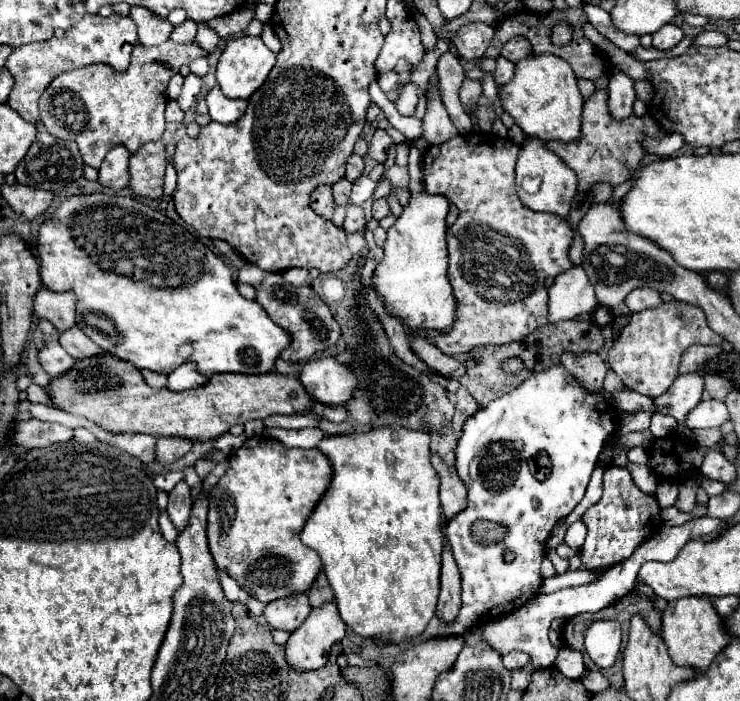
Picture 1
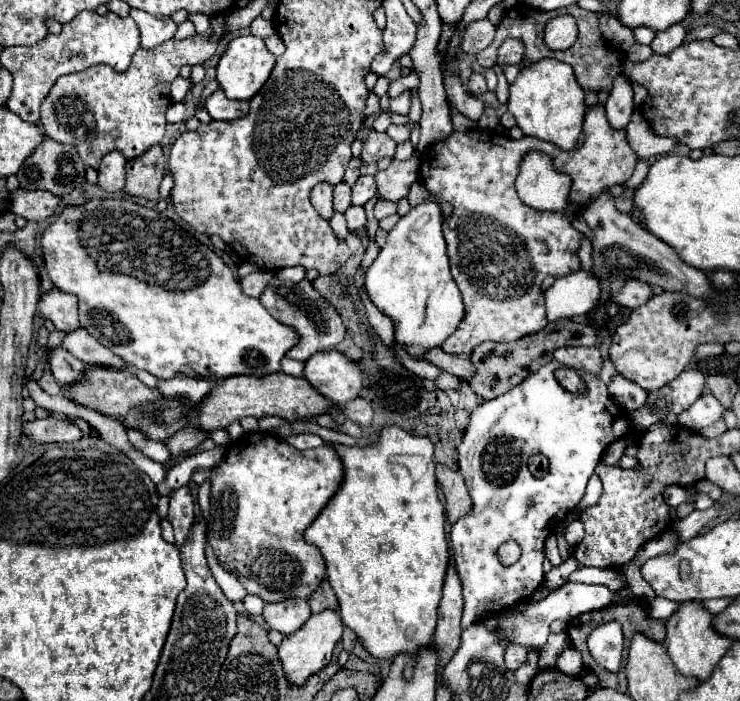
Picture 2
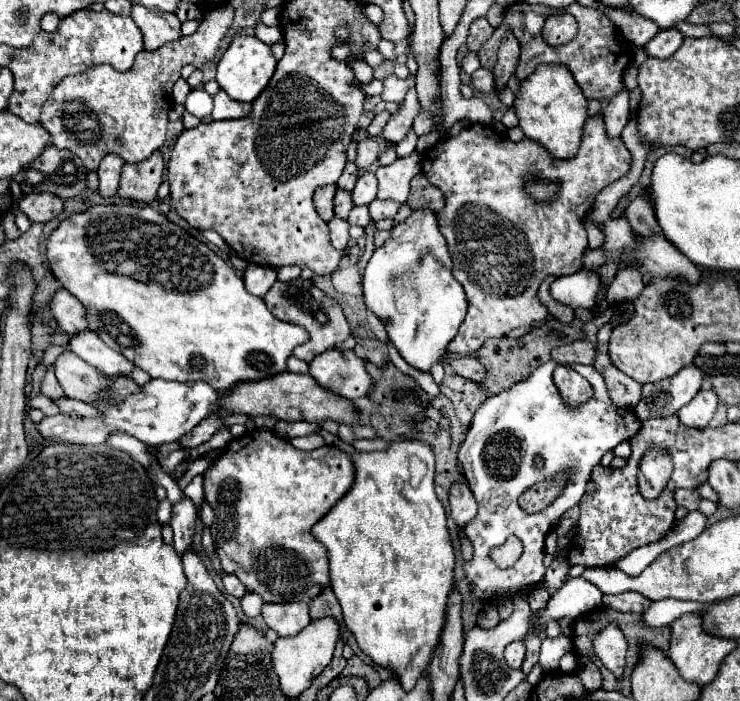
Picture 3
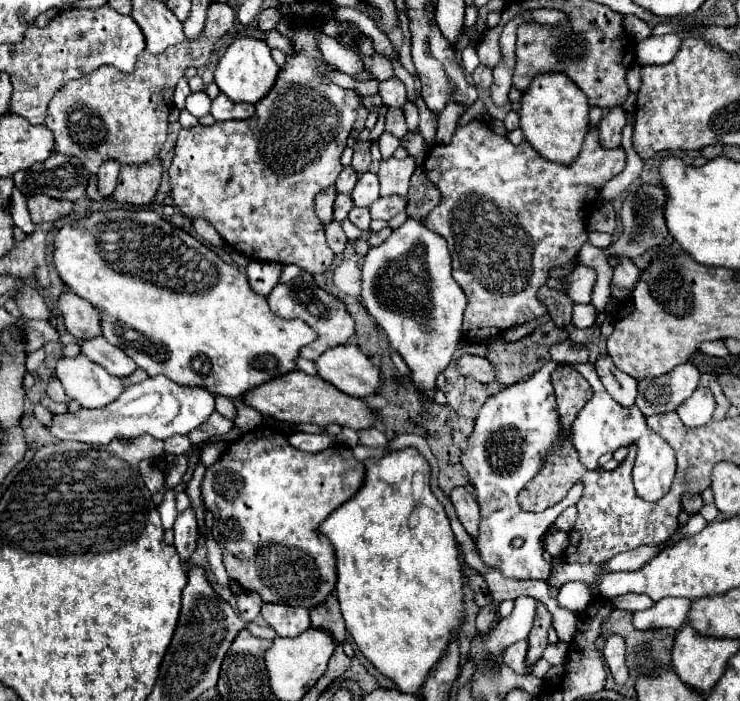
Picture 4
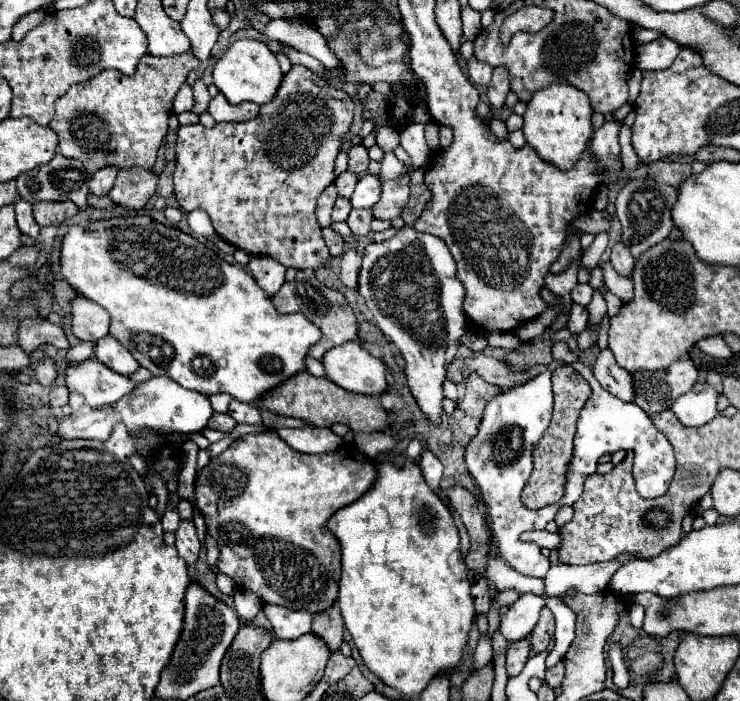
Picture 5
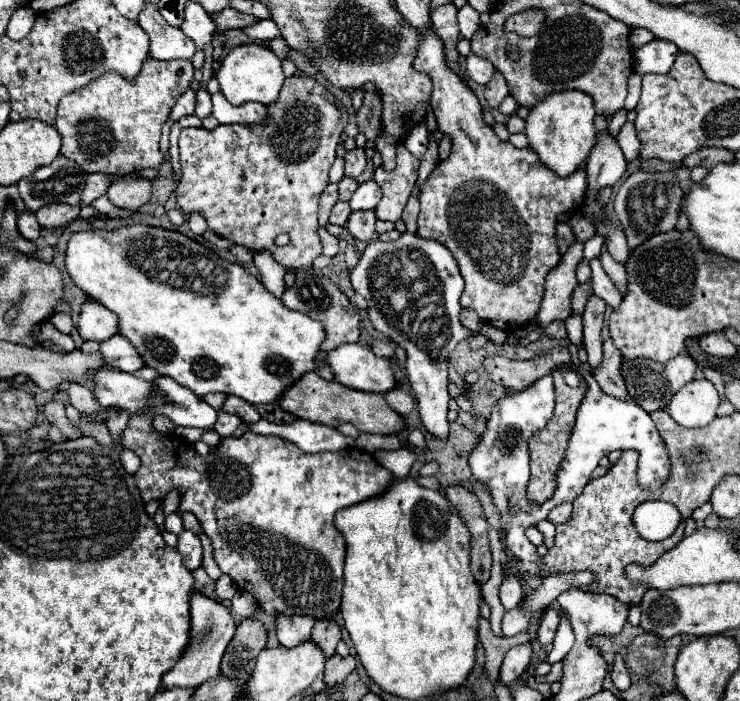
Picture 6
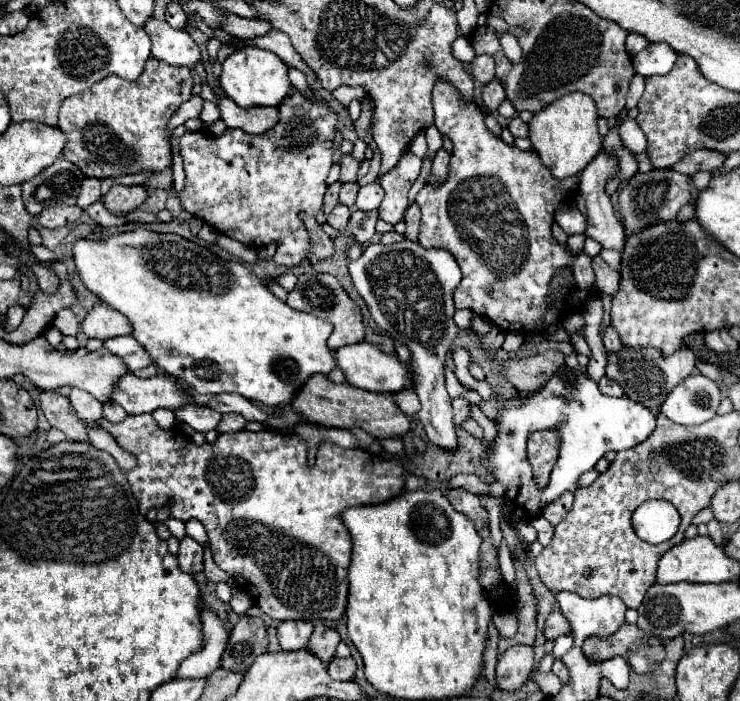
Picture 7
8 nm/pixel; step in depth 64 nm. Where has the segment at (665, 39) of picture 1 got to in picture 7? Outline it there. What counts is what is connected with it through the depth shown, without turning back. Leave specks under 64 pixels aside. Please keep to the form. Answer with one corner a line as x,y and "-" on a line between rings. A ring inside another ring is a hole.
652,42
642,52
634,56
634,70
640,76
668,74
676,62
678,54
664,42

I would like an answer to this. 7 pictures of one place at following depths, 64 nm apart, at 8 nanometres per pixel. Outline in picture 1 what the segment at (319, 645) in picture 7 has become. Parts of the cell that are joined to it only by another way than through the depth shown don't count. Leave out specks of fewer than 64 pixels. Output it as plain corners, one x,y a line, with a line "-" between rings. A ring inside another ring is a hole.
320,572
320,574
316,576
314,584
312,584
310,590
308,590
308,598
310,598
312,608
316,608
316,606
320,606
320,604
324,604
324,602
332,602
332,600
334,600
334,592
332,592
332,588
330,588
324,572

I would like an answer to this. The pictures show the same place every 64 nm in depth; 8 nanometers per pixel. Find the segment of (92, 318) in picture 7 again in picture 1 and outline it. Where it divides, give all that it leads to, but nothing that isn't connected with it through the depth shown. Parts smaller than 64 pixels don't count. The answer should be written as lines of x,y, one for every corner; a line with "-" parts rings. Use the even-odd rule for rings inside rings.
40,288
34,296
34,304
32,304
32,312
36,318
46,318
48,322
54,324
56,330
64,330
74,326
74,308
76,306
76,298
74,292
52,292
48,288

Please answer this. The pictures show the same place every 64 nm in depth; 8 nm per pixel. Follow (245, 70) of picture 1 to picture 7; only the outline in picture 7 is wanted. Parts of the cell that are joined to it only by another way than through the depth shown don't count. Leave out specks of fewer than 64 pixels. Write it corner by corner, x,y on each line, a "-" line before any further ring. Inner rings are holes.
246,46
242,50
232,52
224,64
220,74
220,86
228,98
232,98
238,106
278,106
282,98
290,92
290,80
286,74
288,66
272,52
262,50
258,46

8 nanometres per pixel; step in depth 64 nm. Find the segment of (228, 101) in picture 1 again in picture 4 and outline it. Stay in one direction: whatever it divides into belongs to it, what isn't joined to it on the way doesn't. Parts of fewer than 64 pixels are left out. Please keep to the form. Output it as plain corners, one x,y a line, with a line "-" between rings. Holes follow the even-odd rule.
224,92
212,100
214,120
246,120
254,114
254,104
236,104

